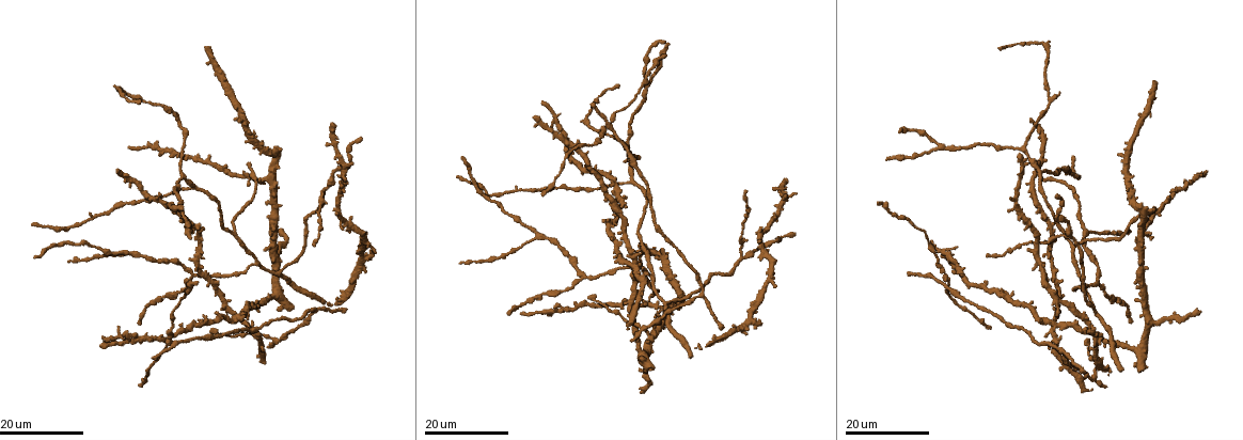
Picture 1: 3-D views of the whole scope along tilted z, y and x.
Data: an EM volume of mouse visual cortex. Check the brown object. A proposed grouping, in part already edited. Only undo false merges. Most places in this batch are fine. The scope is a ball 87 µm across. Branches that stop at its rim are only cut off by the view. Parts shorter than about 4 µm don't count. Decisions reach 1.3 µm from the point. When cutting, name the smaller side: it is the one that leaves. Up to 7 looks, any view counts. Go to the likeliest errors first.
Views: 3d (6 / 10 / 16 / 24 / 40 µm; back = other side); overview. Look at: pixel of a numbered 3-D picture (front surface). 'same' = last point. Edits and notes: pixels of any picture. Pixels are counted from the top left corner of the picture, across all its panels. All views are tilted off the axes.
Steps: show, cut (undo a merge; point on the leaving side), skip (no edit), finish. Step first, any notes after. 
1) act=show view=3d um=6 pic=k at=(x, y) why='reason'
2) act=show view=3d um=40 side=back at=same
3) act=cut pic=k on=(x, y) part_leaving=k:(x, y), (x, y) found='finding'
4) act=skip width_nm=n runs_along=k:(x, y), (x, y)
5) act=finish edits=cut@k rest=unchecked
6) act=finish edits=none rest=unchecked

act=show view=3d um=24 pic=1 at=(266, 177) why='looks like a crossing'

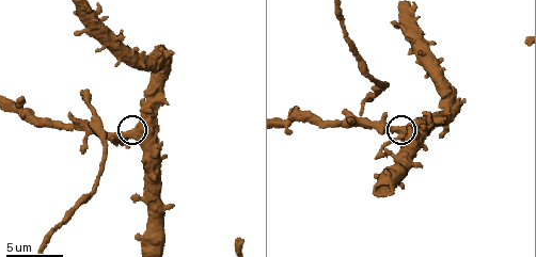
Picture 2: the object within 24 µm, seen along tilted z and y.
act=show view=3d um=6 pic=2 at=(131, 131)

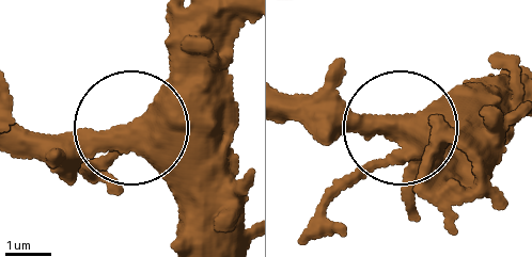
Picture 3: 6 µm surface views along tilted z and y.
act=skip width_nm=410 found='one neuron here'

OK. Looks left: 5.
act=show view=3d um=16 pic=1 at=(255, 265) why='branch point'

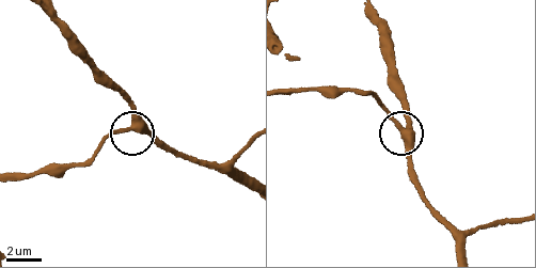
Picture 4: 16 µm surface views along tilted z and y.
act=show view=3d um=10 pic=4 at=(130, 129) why='zoom in'

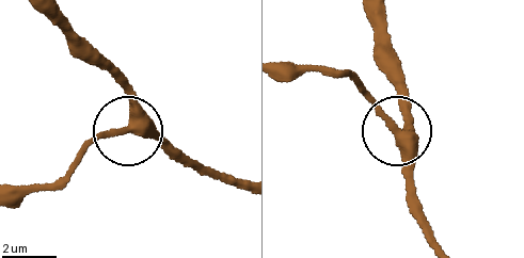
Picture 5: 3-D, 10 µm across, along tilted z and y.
act=show view=3d um=6 pic=5 at=(394, 129)

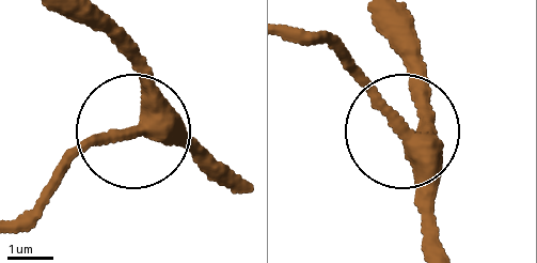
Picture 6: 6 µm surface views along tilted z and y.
act=skip width_nm=320 runs_along=6:(73, 17), (120, 48), (143, 106), (126, 135), (54, 169) found='one neuron here'

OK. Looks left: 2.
act=show view=3d um=24 pic=1 at=(536, 237) why='three-way junction'

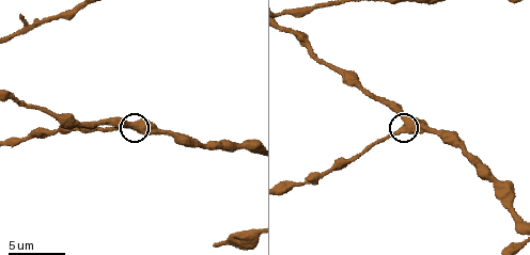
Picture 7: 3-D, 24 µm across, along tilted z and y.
act=show view=3d um=10 pic=7 at=(405, 123)

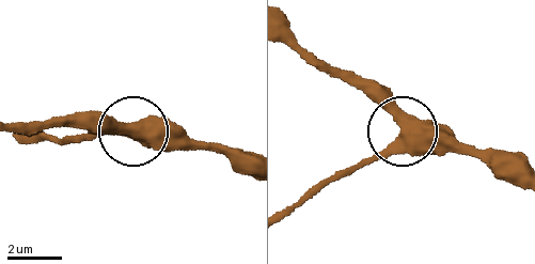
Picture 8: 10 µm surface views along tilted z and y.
act=skip runs_along=8:(518, 185), (476, 155), (400, 138), (350, 174) found='continuous, no second neuron'

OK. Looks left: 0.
act=finish edits=none rest=unchecked

